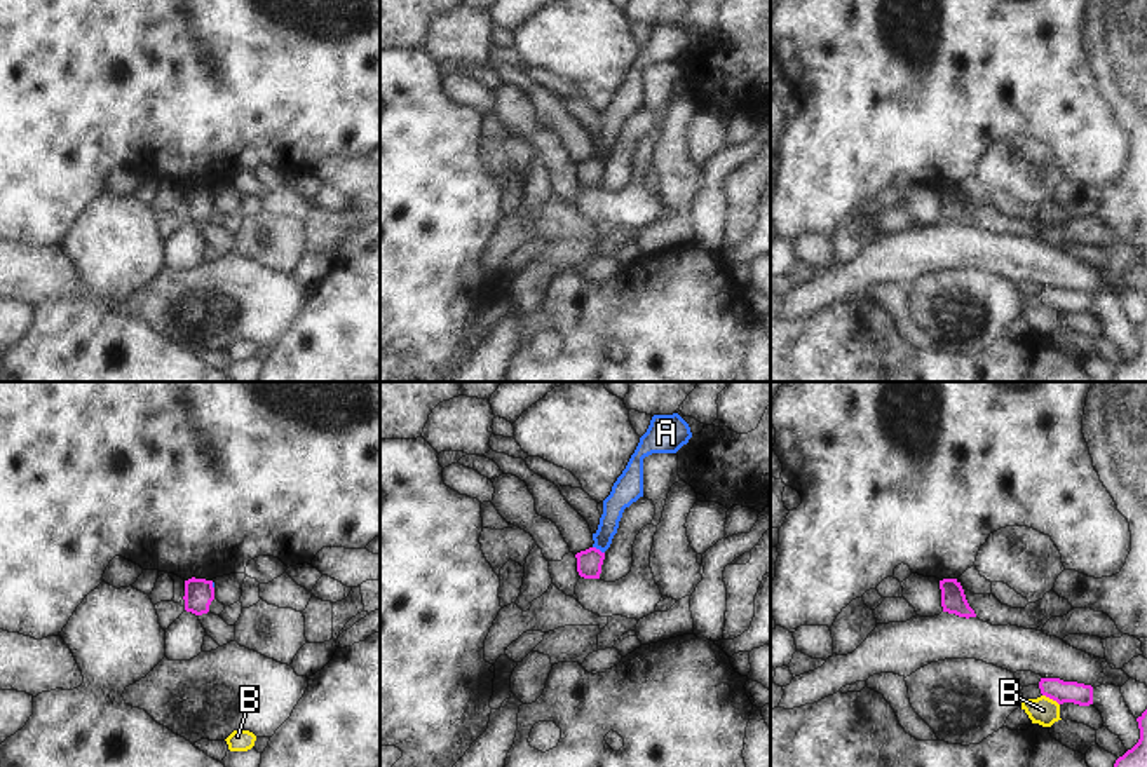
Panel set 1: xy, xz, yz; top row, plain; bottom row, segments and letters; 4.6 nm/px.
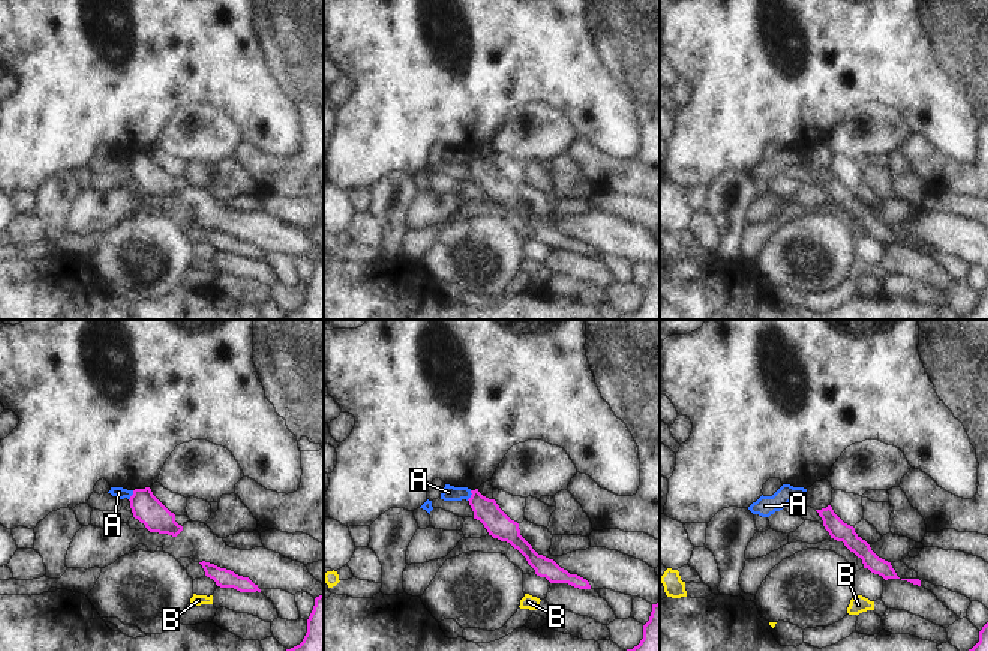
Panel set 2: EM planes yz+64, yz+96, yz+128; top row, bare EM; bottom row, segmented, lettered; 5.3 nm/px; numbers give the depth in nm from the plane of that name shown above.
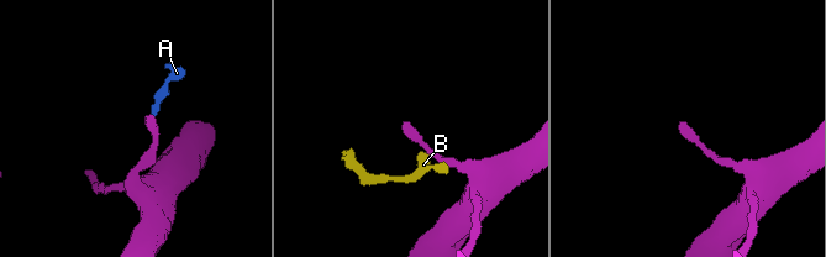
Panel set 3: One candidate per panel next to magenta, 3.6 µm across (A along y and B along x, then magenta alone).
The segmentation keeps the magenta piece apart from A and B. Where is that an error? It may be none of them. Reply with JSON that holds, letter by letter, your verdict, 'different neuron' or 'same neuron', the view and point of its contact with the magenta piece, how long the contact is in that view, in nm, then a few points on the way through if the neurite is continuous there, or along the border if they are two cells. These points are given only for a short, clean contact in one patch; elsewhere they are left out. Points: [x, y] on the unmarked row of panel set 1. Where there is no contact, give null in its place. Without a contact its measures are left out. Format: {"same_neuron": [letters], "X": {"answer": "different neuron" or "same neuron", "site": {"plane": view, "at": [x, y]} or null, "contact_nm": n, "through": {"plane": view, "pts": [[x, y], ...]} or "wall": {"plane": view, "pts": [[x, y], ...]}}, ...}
{"same_neuron": [], "A": {"answer": "different neuron", "site": {"plane": "xz", "at": [598, 159]}, "contact_nm": 70, "wall": {"plane": "xz", "pts": [[593, 156], [604, 162]]}}, "B": {"answer": "different neuron", "site": {"plane": "yz", "at": [1051, 307]}, "contact_nm": 90, "wall": {"plane": "yz", "pts": [[1043, 304], [1058, 314]]}}}

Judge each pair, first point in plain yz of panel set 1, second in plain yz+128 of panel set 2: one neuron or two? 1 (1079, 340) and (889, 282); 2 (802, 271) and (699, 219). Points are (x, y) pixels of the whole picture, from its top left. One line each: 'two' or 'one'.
1: one
2: one

